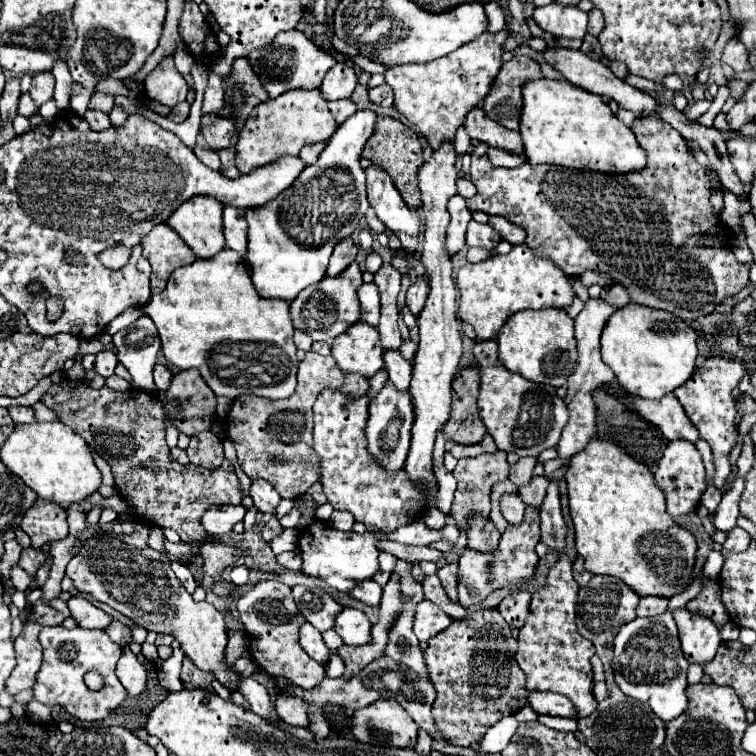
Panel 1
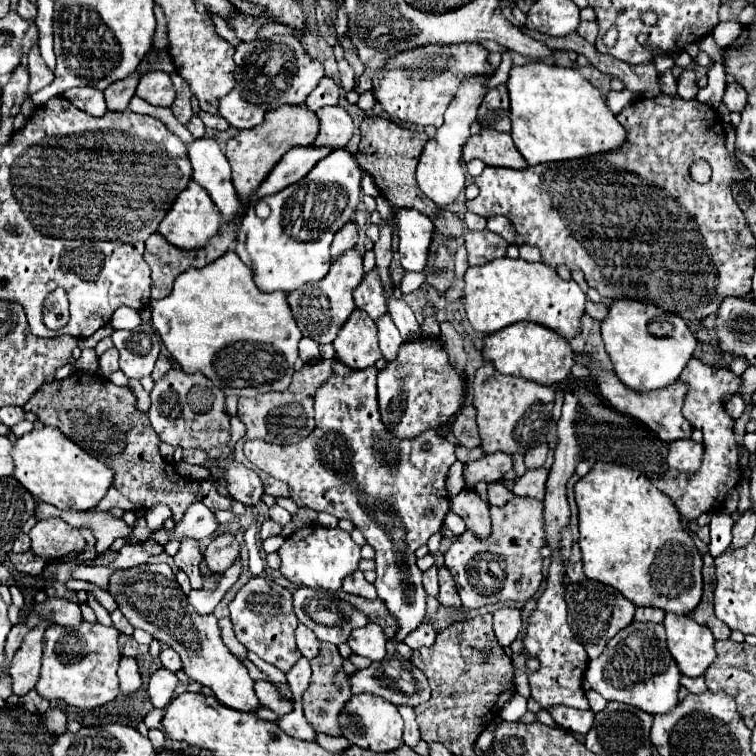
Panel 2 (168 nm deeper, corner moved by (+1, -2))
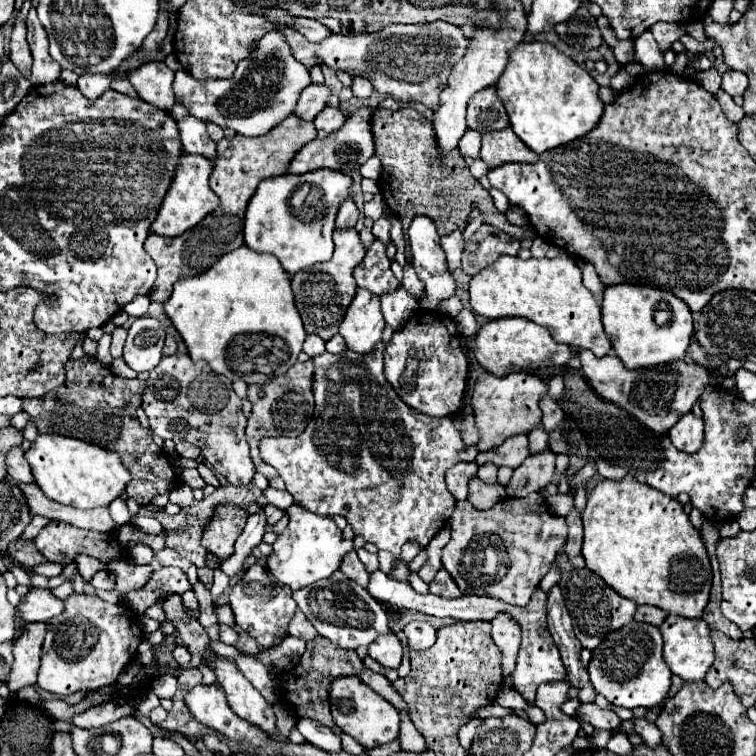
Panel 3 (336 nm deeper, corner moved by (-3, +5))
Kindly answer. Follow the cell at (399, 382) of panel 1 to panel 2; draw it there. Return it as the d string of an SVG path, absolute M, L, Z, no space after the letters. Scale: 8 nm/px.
M389 313L381 315L377 321L377 329L379 329L379 347L383 351L383 355L389 359L395 359L397 357L397 351L399 351L399 345L403 343L393 319L389 317Z

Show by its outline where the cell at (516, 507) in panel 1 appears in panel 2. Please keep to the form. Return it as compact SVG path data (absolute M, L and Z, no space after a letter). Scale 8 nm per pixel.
M489 483L487 495L489 495L489 503L497 507L503 507L509 499L513 499L513 493L503 483Z

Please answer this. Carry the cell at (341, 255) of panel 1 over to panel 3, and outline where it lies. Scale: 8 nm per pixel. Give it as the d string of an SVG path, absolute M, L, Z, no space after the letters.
M349 198L349 200L345 200L345 202L341 204L335 224L337 224L337 228L355 228L357 216L359 216L357 206L355 206L355 202Z

